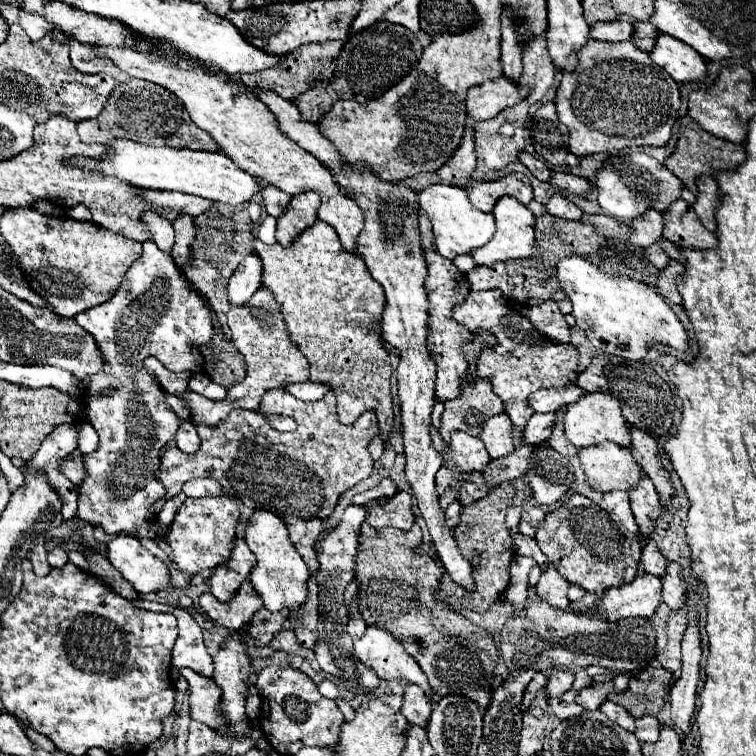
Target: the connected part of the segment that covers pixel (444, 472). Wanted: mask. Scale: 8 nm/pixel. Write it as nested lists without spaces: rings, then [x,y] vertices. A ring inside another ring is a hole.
[[[441,466],[441,468],[439,468],[439,472],[437,472],[435,482],[437,482],[437,492],[439,492],[439,494],[441,494],[441,492],[445,492],[445,488],[453,484],[453,472],[451,472],[449,468]]]

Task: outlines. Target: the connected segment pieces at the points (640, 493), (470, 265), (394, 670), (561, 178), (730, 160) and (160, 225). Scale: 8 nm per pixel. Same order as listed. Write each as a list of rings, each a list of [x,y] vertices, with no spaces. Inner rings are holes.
[[[643,476],[641,484],[633,492],[629,492],[629,496],[631,496],[633,514],[639,526],[639,534],[643,540],[647,540],[655,528],[655,520],[661,516],[661,504],[659,504],[657,490],[653,482],[647,476]]]
[[[468,254],[457,256],[457,258],[454,259],[453,263],[457,267],[457,269],[464,274],[477,267],[472,257]]]
[[[367,624],[363,638],[355,640],[355,656],[375,670],[375,674],[383,680],[383,676],[391,676],[391,680],[409,680],[421,688],[425,688],[427,696],[429,684],[425,674],[421,672],[419,664],[405,652],[403,644],[393,638],[383,626],[377,624]]]
[[[553,172],[551,184],[569,194],[575,194],[575,196],[589,196],[591,186],[593,186],[593,182],[587,178],[579,178],[573,174],[563,174],[563,172]]]
[[[685,116],[681,120],[681,128],[679,128],[679,142],[675,152],[665,160],[665,166],[685,184],[685,188],[689,188],[693,194],[697,194],[697,184],[695,180],[705,174],[705,176],[715,176],[721,170],[737,170],[737,166],[741,166],[747,158],[747,152],[743,146],[735,146],[733,142],[727,142],[723,138],[717,138],[709,132],[705,132],[695,120],[691,120],[689,116]]]
[[[145,212],[145,226],[151,230],[151,238],[153,242],[163,250],[163,252],[171,252],[173,242],[175,242],[175,234],[173,234],[173,224],[165,224],[165,220],[161,220],[159,216],[153,216],[153,212]]]

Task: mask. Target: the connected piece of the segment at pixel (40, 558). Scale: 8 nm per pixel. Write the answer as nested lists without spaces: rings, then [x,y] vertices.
[[[41,546],[41,548],[33,548],[29,560],[31,560],[33,572],[35,572],[37,576],[47,576],[47,574],[49,574],[51,566],[49,566],[49,562],[47,562],[47,550],[45,550],[43,546]]]

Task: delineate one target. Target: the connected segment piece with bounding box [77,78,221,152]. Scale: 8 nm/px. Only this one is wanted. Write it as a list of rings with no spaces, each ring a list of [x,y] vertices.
[[[129,78],[119,84],[105,104],[103,112],[97,118],[77,122],[77,134],[81,138],[147,138],[147,144],[153,146],[171,146],[171,148],[189,148],[217,152],[219,144],[185,112],[185,106],[173,92],[139,78]]]

